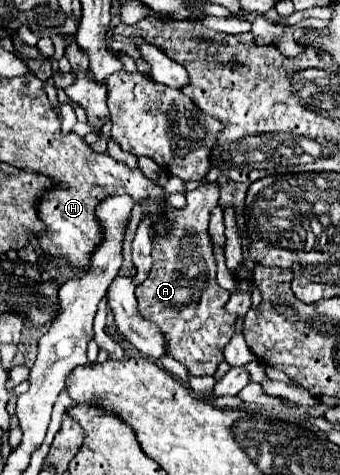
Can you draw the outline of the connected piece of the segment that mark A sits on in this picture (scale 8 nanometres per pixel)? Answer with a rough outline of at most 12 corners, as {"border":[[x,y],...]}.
{"border":[[217,183],[169,207],[143,319],[191,375],[213,375],[237,315],[207,231]]}

